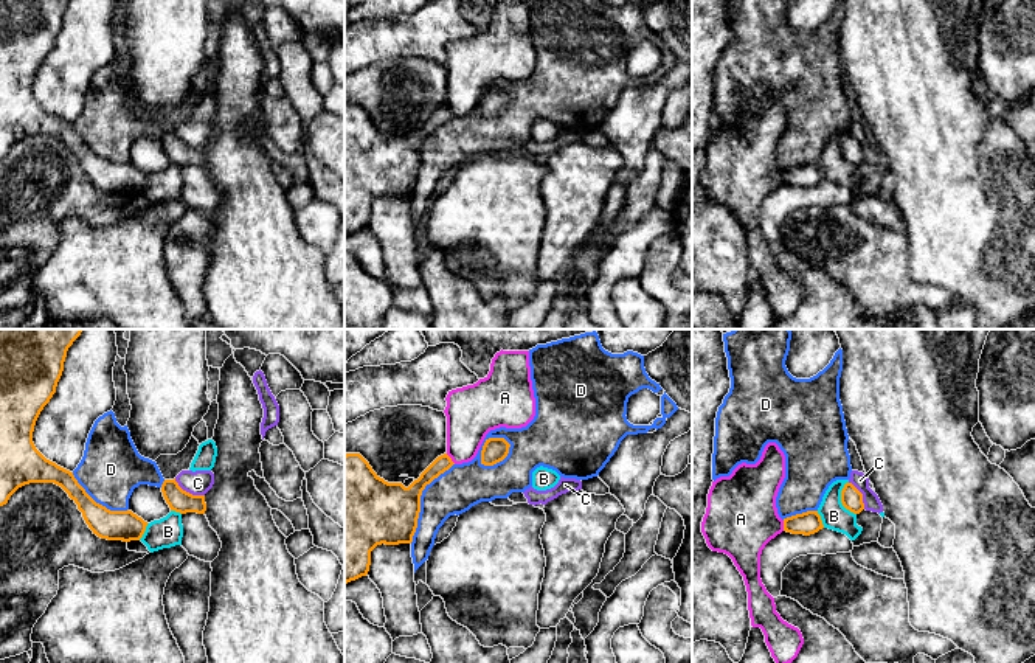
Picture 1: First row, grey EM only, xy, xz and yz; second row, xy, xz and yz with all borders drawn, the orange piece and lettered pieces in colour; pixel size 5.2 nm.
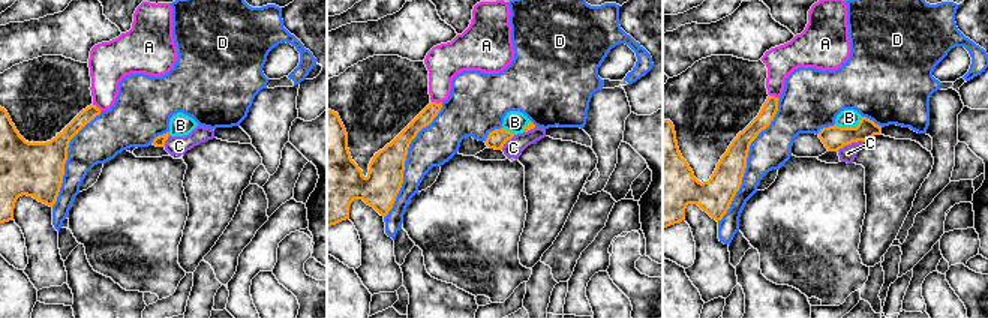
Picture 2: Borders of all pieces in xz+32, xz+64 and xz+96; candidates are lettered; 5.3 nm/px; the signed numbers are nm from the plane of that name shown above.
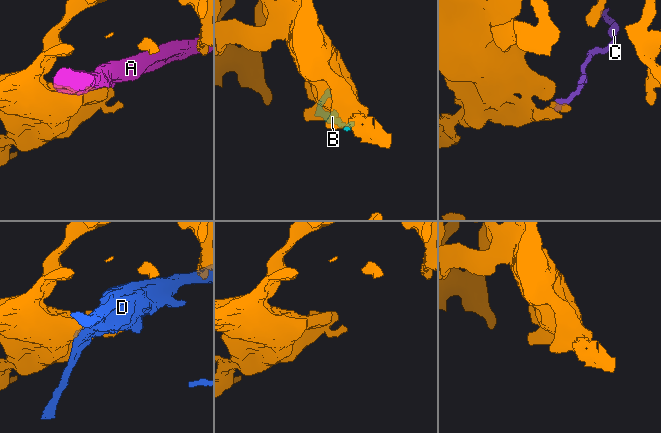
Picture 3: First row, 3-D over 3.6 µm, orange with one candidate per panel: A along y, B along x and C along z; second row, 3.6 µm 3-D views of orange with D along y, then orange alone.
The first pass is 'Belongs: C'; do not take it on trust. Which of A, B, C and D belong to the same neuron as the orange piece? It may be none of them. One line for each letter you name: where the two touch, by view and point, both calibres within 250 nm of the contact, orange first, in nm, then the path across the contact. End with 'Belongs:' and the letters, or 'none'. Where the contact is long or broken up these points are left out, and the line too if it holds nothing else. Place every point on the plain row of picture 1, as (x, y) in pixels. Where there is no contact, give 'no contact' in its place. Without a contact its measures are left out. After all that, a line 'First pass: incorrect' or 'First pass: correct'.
Belongs: none
First pass: incorrect

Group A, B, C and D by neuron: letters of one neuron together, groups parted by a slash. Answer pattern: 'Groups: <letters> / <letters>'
Groups: A / B C / D

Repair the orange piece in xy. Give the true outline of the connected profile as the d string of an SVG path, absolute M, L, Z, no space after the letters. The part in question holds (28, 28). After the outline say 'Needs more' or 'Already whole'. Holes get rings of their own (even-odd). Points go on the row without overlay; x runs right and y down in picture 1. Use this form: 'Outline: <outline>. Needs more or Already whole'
Outline: M0 0L0 158L22 138L54 135L78 157L88 180L107 193L140 193L147 174L132 163L110 163L96 155L73 124L47 112L33 95L36 73L56 45L68 0Z. Already whole

